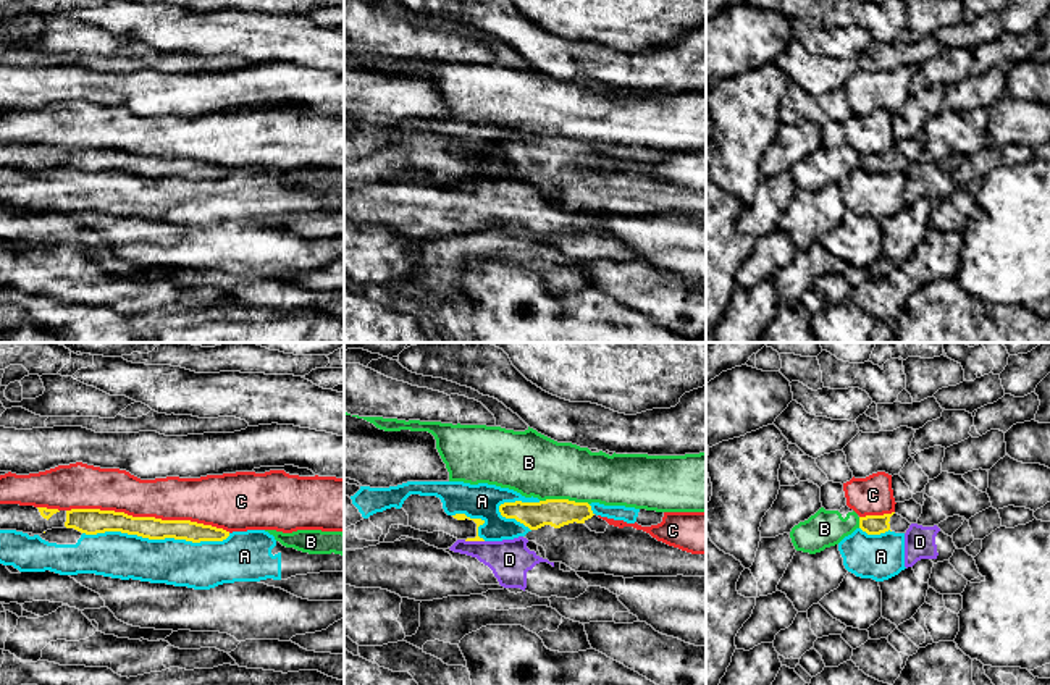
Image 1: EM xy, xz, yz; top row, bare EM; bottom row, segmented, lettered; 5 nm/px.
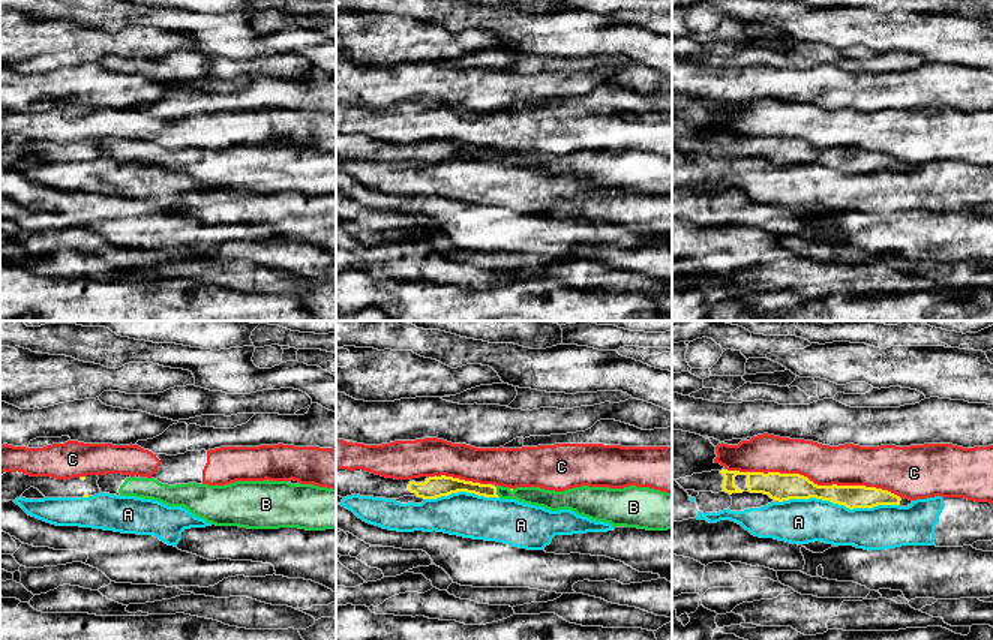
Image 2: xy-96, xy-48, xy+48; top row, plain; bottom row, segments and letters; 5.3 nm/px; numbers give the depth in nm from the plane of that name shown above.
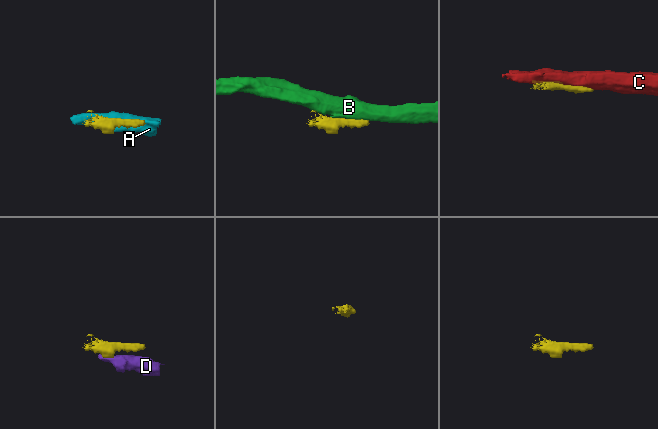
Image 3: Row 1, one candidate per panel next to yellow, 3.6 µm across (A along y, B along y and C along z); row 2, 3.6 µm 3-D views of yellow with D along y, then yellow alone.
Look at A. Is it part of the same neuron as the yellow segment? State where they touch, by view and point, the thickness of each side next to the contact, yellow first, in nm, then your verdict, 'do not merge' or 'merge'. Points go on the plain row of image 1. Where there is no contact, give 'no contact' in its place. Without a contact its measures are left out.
xy (157, 176) | 110/240 nm | do not merge

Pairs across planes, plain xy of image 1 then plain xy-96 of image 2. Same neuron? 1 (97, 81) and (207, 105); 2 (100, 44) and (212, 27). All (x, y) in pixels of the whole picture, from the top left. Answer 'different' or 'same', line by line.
1: different
2: different

